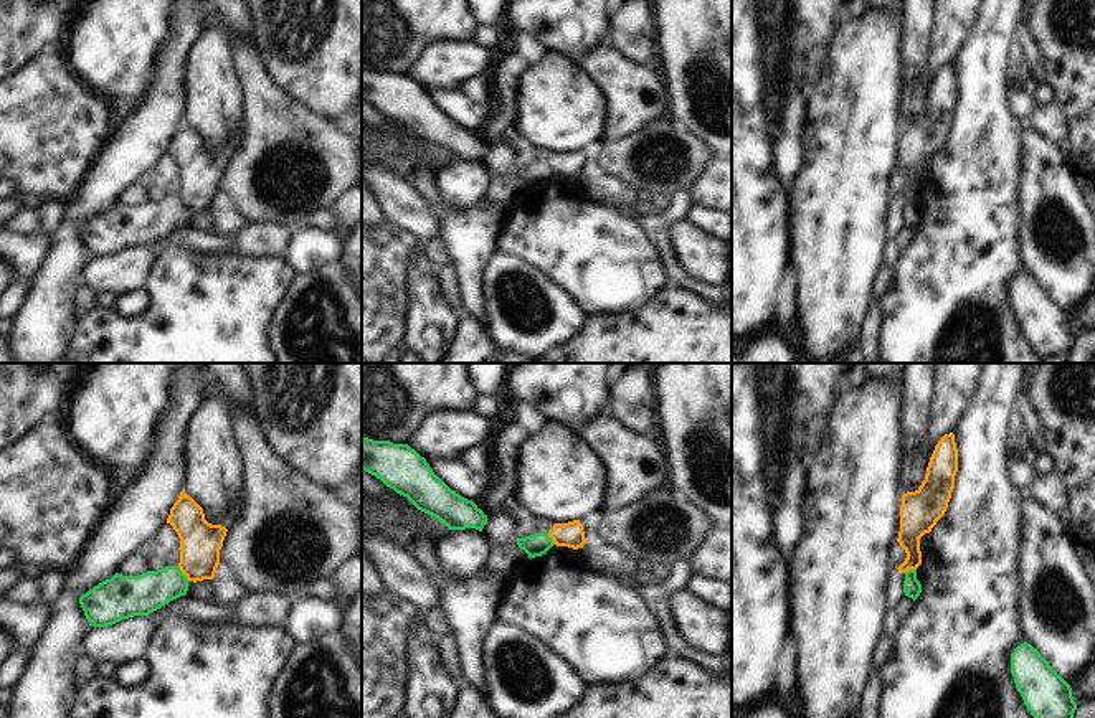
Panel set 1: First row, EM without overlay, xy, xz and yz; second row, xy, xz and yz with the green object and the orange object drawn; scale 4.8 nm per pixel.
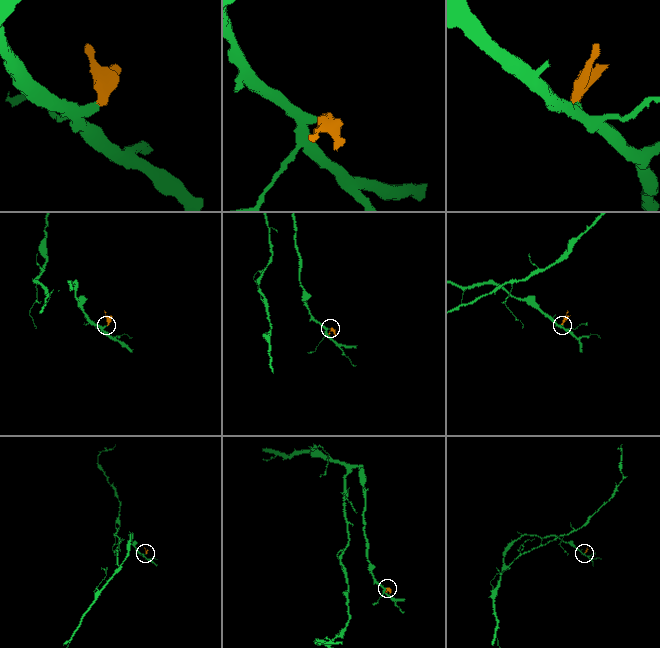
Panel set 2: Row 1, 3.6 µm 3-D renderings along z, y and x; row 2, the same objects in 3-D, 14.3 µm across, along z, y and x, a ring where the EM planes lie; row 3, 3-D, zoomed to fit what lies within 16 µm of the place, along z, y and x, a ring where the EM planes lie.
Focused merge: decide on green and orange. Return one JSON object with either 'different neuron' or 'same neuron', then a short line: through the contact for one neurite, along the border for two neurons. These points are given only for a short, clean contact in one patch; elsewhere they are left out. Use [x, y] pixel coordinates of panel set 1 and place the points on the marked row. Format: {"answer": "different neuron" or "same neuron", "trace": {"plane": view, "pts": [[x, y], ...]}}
{"answer": "different neuron", "trace": {"plane": "xy", "pts": [[177, 566], [189, 580]]}}

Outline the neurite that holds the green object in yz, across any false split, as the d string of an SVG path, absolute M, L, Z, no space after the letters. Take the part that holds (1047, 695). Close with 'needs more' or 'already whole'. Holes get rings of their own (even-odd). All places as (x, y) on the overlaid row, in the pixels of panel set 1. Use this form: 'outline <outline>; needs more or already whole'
outline M1024 642L1014 649L1011 673L1034 718L1074 718L1077 703L1070 685L1031 644Z; already whole

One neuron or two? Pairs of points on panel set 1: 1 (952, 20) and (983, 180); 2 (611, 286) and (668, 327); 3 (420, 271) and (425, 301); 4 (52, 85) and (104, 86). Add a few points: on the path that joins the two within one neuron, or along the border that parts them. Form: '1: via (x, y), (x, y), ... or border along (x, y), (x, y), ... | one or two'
1: border along (976, 17), (976, 23), (953, 63) | two
2: border along (669, 284), (630, 311), (602, 316) | two
3: via (420, 278), (425, 294) | one
4: border along (66, 61), (70, 70), (104, 99) | two

